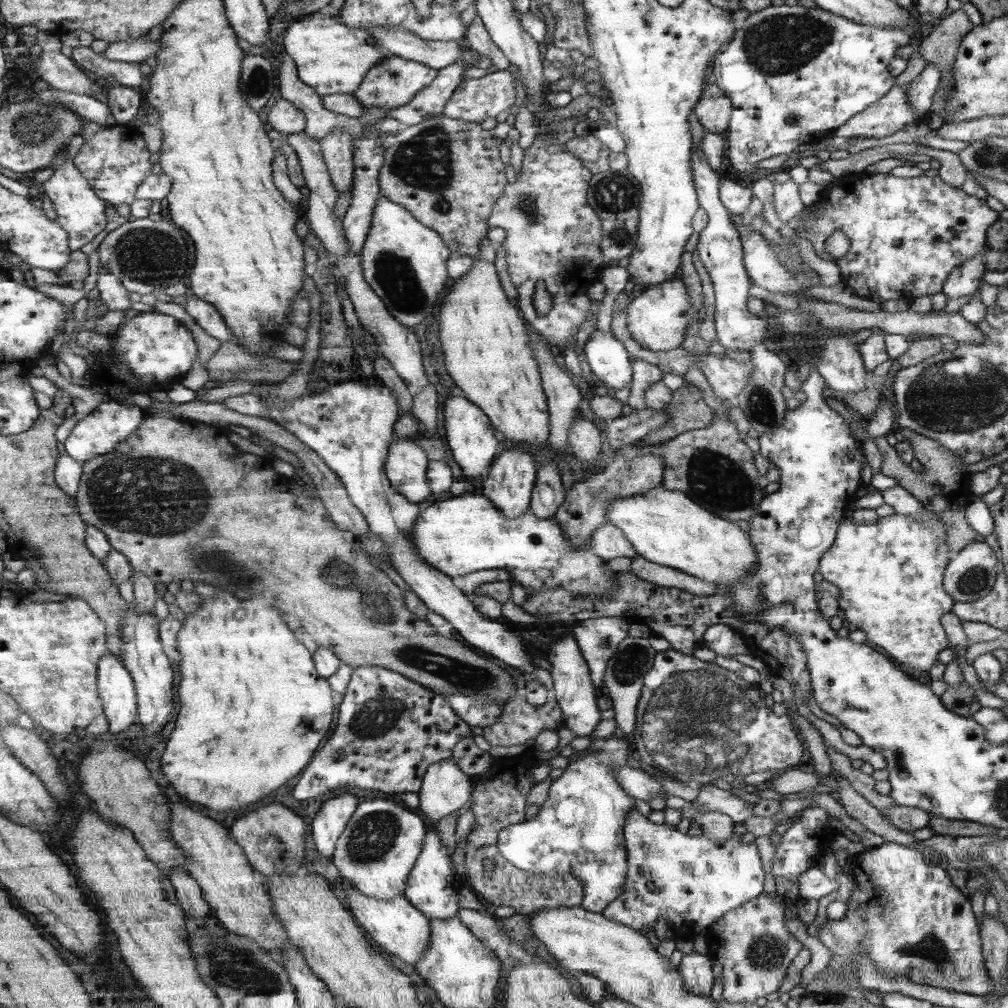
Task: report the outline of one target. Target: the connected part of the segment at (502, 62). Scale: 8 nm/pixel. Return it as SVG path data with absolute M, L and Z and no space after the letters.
M478 14L468 26L466 38L470 48L477 53L484 54L492 60L492 64L500 70L507 70L510 67L510 61L504 56L502 50L494 44L489 32L486 30L482 18Z

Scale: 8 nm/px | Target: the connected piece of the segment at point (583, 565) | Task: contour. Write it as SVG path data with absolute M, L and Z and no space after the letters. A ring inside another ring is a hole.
M463 494L456 498L448 496L448 500L434 502L430 506L425 503L423 512L418 515L417 522L412 527L411 538L414 539L412 545L418 557L450 579L480 570L506 570L510 572L511 581L524 587L527 594L565 588L577 595L605 595L616 588L616 578L620 574L610 571L606 561L590 553L586 546L576 549L576 546L570 545L555 516L542 520L527 510L525 514L508 520L502 516L493 501L483 494Z

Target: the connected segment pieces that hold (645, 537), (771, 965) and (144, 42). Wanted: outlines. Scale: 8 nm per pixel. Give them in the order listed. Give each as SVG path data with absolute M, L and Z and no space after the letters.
M659 485L642 494L607 502L607 519L624 532L637 557L720 585L736 585L756 567L750 536L737 523L719 517L685 492Z
M762 894L721 916L705 935L709 954L723 967L722 998L726 1002L756 1002L778 992L788 966L803 945L786 928L785 901L777 895Z
M140 37L132 41L109 43L102 54L108 58L108 60L142 64L142 61L152 56L152 54L156 55L162 47L163 42L160 39L152 41L146 39L146 37Z

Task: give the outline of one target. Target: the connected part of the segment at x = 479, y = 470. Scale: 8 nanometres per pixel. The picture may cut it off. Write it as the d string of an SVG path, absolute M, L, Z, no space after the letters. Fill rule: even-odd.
M459 390L450 395L444 403L444 430L446 442L452 451L452 458L462 469L462 474L472 482L484 478L496 459L498 452L498 438L494 436L494 427L490 426L489 416L478 408L477 404L464 397Z

